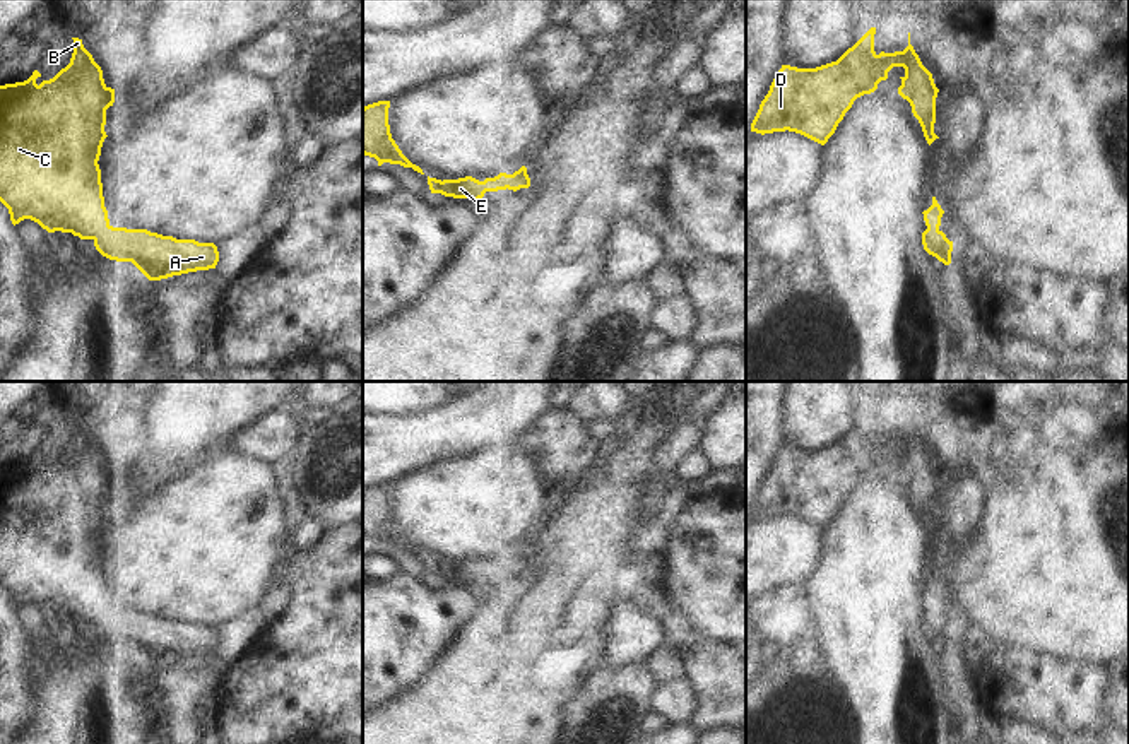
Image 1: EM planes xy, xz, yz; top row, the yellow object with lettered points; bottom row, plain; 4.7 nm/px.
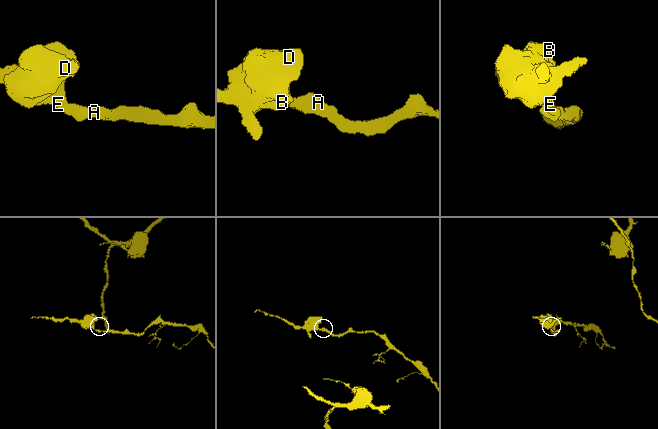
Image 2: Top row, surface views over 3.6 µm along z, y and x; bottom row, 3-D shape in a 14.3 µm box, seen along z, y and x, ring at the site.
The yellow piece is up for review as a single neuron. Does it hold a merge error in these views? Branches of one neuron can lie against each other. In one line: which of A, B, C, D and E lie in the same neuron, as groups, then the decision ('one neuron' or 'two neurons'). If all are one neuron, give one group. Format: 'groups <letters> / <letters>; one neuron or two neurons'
groups A B C D E; one neuron

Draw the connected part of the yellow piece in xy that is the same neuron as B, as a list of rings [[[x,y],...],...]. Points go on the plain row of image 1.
[[[72,422],[70,446],[53,462],[38,469],[41,457],[34,453],[24,465],[0,469],[0,585],[9,592],[12,607],[31,602],[48,616],[92,623],[103,640],[132,645],[149,664],[216,652],[219,635],[214,626],[109,607],[98,544],[108,520],[106,493],[115,486],[115,472],[104,467],[103,453],[82,422]]]

